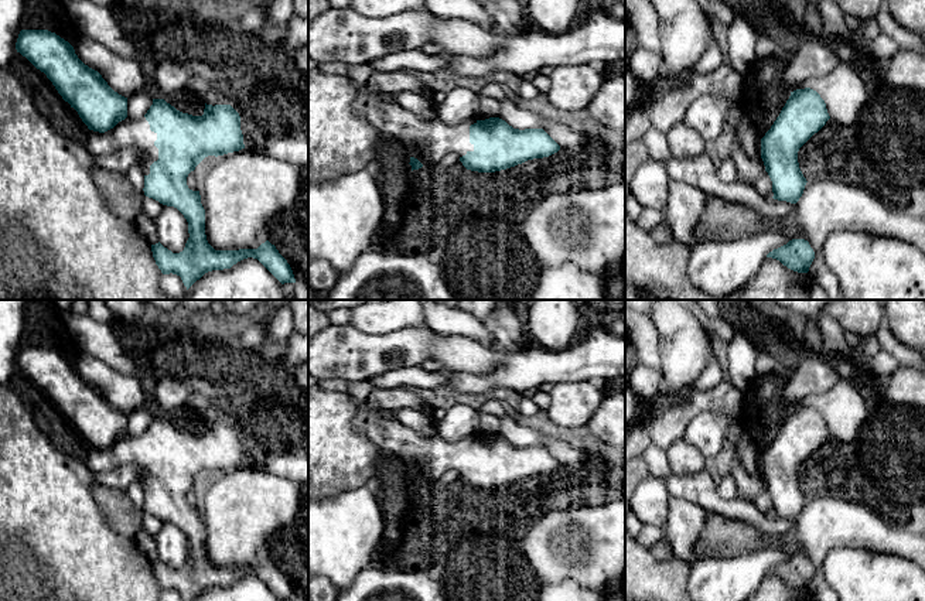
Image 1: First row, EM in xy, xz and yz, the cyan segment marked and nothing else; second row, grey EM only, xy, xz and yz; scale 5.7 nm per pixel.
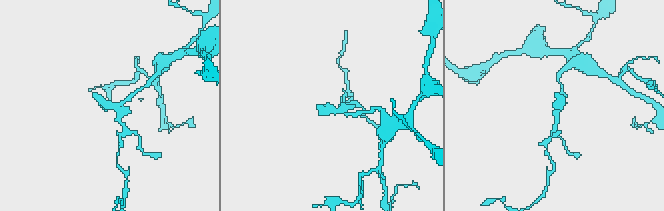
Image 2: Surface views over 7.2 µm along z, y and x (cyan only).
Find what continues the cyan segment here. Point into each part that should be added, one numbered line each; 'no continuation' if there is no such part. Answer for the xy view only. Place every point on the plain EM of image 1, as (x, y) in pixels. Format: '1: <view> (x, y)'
1: xy (136, 451)

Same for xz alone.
1: xz (429, 457)

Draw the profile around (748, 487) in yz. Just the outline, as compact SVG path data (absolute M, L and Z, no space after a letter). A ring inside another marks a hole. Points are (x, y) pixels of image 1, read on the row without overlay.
M738 458L733 460L728 474L735 481L738 498L747 502L754 502L765 488L762 475L751 475Z

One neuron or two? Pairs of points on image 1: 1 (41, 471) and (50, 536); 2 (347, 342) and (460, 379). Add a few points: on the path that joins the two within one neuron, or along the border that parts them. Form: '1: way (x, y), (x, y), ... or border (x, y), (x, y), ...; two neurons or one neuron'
1: way (41, 487), (41, 521); one neuron
2: border (444, 368), (481, 374); two neurons

